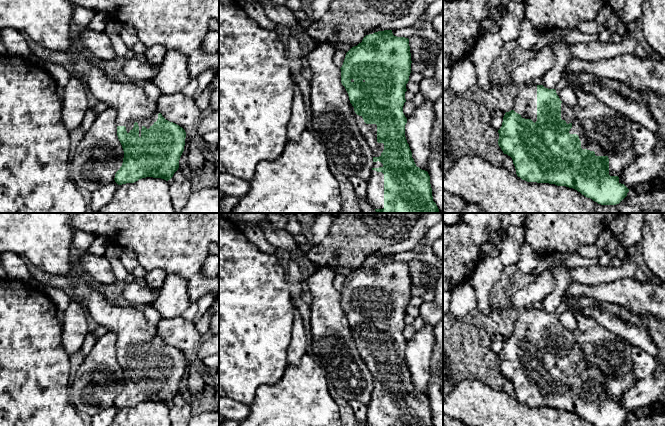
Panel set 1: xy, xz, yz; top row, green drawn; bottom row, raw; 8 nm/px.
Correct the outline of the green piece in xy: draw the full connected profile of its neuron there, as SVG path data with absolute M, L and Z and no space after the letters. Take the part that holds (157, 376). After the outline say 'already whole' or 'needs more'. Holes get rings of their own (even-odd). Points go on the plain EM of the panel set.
M0 213L0 253L10 251L25 256L44 272L68 276L73 295L98 325L117 336L117 360L124 375L123 387L115 398L118 409L134 407L146 401L170 404L179 392L184 375L186 356L179 349L166 344L155 325L149 323L137 307L119 306L109 302L100 286L92 280L71 276L70 249L77 230L71 223L73 213Z; needs more

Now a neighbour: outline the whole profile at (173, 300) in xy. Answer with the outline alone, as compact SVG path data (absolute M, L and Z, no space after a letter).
M167 274L152 307L163 319L168 319L180 317L191 304L188 282L178 275Z

